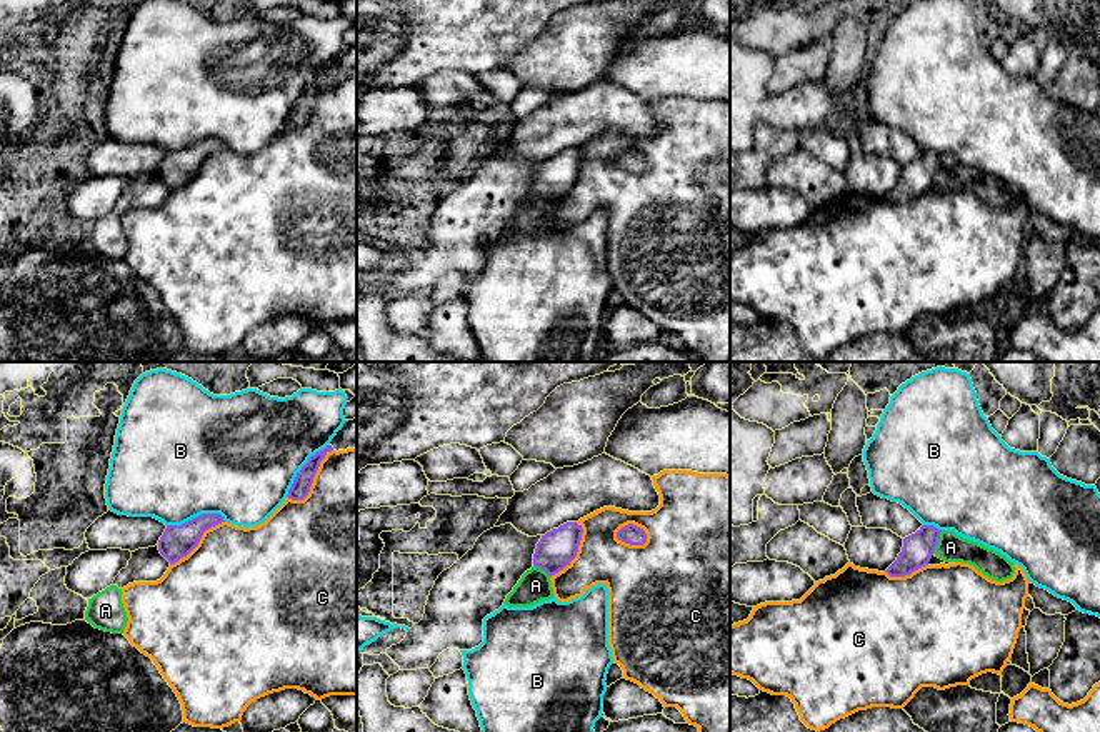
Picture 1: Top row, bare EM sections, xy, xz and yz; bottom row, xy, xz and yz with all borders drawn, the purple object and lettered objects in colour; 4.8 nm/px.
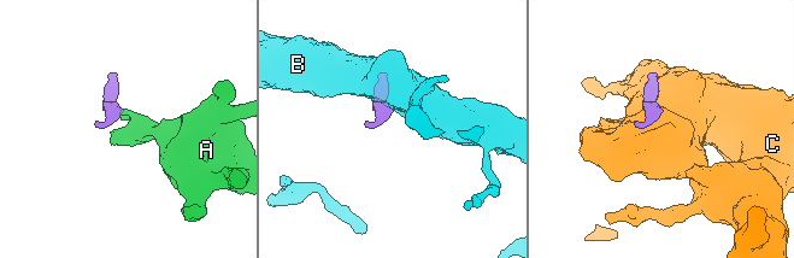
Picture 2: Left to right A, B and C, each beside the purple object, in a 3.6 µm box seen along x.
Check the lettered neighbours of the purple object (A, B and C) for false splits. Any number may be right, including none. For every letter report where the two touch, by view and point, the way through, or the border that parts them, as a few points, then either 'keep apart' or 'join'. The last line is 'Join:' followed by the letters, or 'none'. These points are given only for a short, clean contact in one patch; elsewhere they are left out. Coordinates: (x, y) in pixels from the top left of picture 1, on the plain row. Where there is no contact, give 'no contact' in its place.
A: contact yz (937, 169); border yz (942, 157), (932, 179); keep apart
B: contact xy (195, 144); keep apart
C: contact xz (630, 170); keep apart
Join: none

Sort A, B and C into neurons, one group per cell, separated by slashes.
A / B / C

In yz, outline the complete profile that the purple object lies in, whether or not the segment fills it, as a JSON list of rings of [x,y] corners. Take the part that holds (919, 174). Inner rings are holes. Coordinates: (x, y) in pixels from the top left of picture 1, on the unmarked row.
[[[922,152],[915,160],[903,165],[902,178],[897,187],[885,197],[890,203],[905,203],[928,192],[940,158],[933,152]]]

